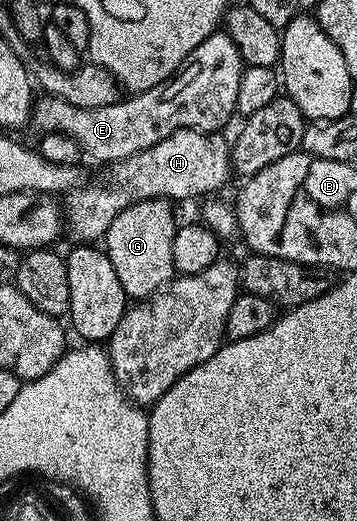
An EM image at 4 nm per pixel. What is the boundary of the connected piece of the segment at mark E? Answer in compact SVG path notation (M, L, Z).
M216 31L208 39L204 39L204 43L196 47L196 51L186 56L185 64L173 77L161 81L156 87L143 93L123 96L108 107L72 107L72 103L64 103L64 99L39 96L32 109L32 125L35 125L42 135L62 133L66 137L71 137L83 154L94 161L106 161L105 163L123 161L136 155L136 151L148 151L148 147L156 147L160 139L168 139L168 135L181 129L198 129L202 133L225 130L230 116L235 116L238 107L236 94L240 91L243 68L244 62L236 43L232 43L232 39L225 31Z

